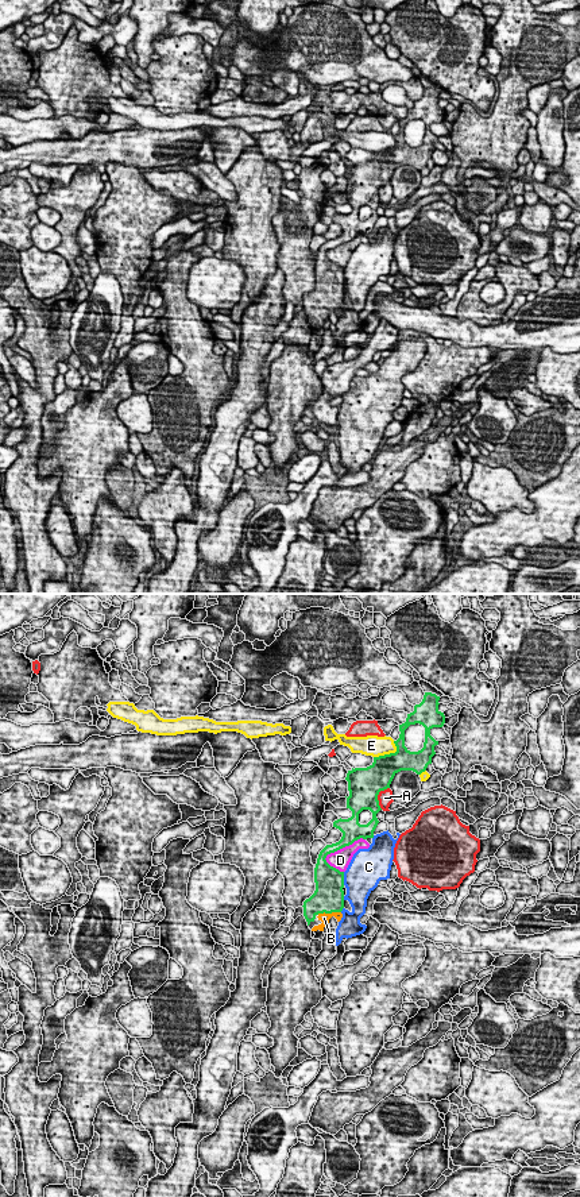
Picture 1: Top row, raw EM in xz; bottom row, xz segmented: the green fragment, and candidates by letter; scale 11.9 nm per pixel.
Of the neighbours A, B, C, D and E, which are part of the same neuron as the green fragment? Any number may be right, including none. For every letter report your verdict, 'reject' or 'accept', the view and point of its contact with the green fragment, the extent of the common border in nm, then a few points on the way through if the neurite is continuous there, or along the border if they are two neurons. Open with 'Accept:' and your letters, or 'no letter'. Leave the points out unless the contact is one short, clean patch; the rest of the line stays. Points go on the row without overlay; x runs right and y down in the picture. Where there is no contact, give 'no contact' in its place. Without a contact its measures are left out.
Accept: B
A: reject | xz (376, 192) | 280 nm
B: accept | xz (328, 308) | 280 nm | across xz (328, 293), (328, 308), (324, 313)
C: reject | xz (343, 274) | 160 nm
D: reject | xz (343, 242) | 550 nm
E: reject | xz (390, 149) | 320 nm

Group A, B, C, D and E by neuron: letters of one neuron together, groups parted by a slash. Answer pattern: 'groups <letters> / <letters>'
groups A / B / C / D / E

